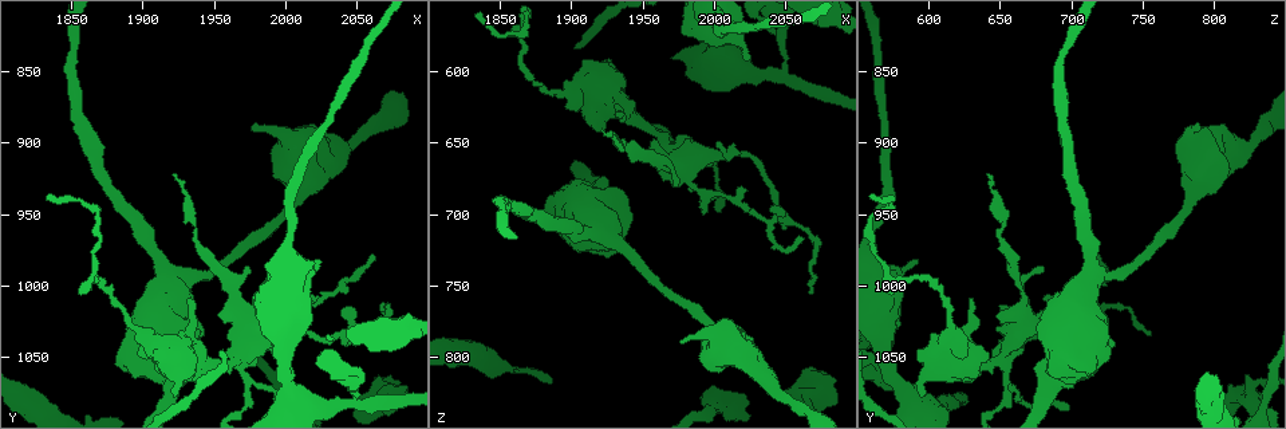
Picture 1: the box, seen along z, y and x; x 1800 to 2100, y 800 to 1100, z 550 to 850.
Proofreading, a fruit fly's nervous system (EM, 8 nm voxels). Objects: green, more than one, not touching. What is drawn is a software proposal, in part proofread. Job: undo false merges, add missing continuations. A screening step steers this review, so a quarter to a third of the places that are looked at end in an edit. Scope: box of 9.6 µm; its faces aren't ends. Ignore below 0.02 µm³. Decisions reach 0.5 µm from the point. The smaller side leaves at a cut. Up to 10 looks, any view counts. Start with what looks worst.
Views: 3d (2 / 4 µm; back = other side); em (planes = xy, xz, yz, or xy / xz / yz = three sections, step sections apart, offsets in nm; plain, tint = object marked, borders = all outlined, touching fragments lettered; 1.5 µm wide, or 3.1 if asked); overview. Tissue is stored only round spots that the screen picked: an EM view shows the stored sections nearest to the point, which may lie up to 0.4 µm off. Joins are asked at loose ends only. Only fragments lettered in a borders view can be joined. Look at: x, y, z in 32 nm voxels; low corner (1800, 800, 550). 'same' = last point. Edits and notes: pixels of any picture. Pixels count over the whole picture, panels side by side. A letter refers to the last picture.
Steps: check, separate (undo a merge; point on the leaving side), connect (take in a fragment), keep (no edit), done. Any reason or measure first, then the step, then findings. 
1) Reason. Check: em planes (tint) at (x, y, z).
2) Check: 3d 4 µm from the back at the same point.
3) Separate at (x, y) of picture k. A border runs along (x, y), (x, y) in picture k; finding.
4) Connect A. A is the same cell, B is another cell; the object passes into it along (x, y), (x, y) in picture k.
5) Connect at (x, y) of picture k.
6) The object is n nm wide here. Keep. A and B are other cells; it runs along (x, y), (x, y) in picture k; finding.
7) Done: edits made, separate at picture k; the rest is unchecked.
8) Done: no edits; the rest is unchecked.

Abrupt turn. Check: 3d 4 µm at (2068, 1074, 826).

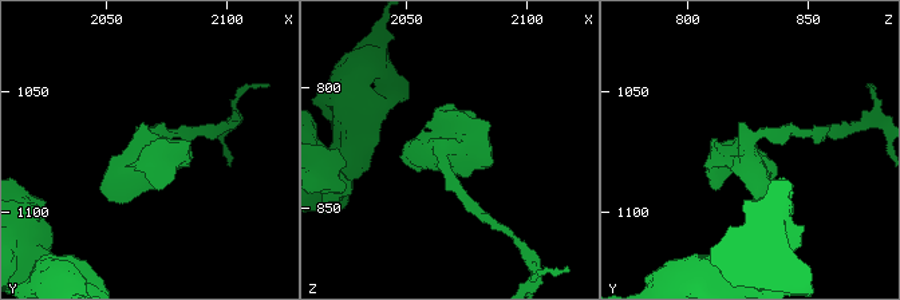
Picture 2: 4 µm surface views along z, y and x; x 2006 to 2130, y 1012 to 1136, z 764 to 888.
Check: em planes (tint) at (2069, 1075, 826).

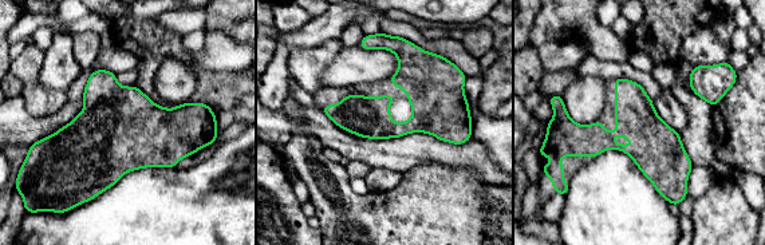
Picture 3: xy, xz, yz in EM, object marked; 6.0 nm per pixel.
Check: em planes (borders) at the same point.

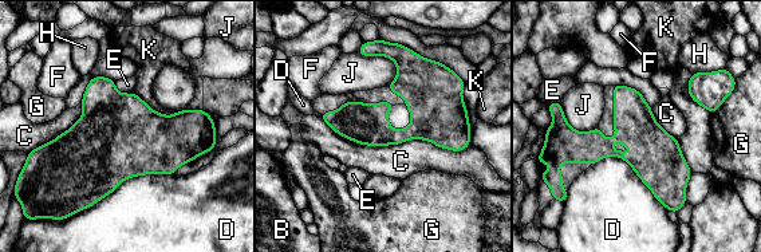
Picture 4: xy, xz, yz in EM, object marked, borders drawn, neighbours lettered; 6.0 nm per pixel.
Keep. B, C, D, E, F, G, H, J and K are other cells; a border runs along (320, 117), (367, 145), (470, 144) in picture 4; continuous, no second neuron.

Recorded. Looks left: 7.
Thick turns thin. Check: em planes (plain) at (1988, 1016, 682).

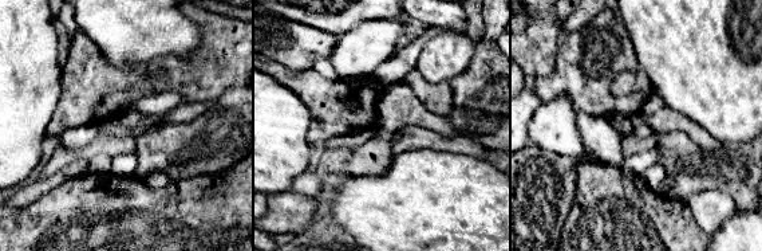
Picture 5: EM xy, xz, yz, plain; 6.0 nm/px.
What lies round it. Check: em planes (borders) at the same point.

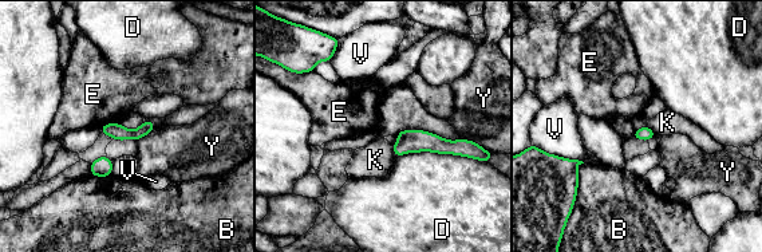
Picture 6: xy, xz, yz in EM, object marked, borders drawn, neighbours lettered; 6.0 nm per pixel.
The object is 90 nm wide here. Keep. B, D, E, K, V and Y are other cells; it runs along (462, 144), (405, 144), (397, 150) in picture 6; continuous, no second neuron.

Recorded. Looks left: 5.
Free end. Check: em xz step 8 (borders) at (1922, 1052, 642).

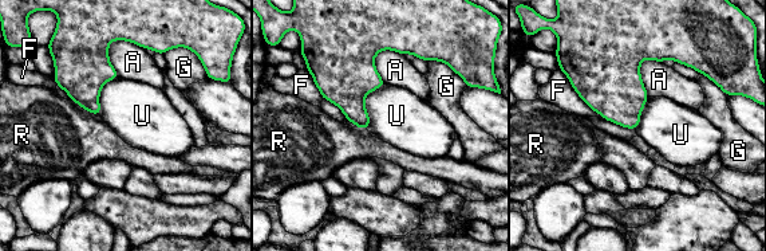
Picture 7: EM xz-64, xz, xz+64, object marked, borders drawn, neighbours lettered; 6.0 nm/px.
Keep. A, F, G, R and U are other cells; no lettered fragment goes on from it.

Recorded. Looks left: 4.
Sharp bend. Check: em planes (borders) at (2044, 1080, 600).

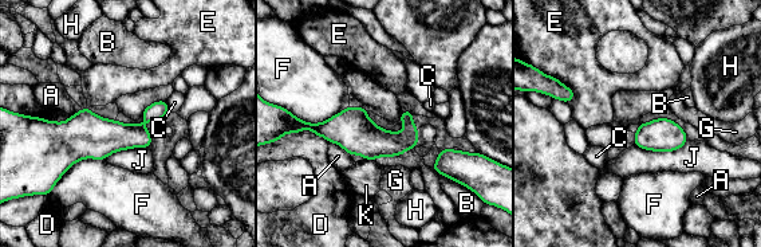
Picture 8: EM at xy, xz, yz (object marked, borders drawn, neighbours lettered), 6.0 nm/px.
The object is 200 nm wide here. Separate at (406, 116) of picture 8. A, B, C, D, E, F, G, H, J and K are other cells; a border runs along (405, 128), (417, 132) in picture 8; two neurons meet here.

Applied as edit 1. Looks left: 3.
Done: edits made, separate at picture 8; the rest is unchecked.

